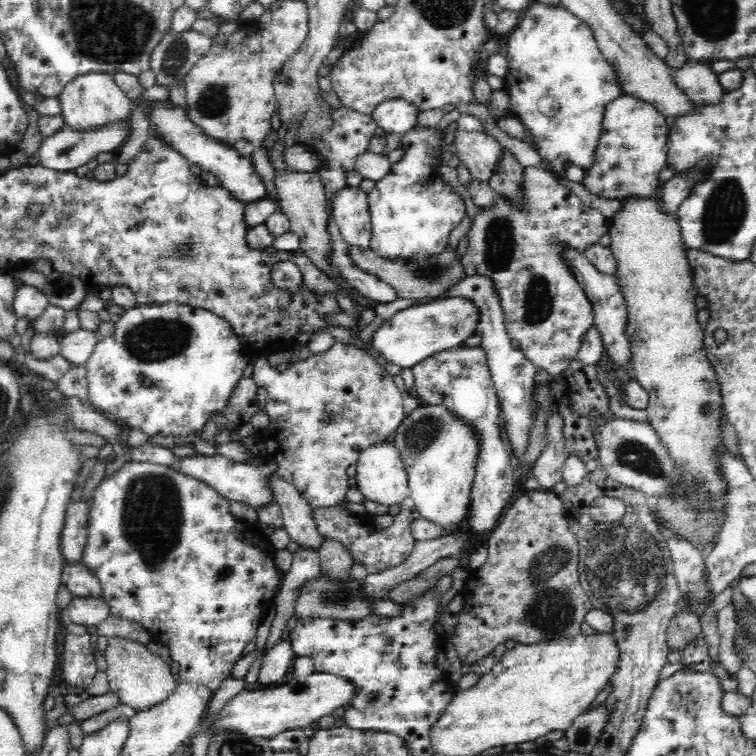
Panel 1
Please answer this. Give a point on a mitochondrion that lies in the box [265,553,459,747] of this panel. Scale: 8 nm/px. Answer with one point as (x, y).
(333, 598)

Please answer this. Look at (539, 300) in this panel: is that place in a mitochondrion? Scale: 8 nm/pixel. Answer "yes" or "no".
yes

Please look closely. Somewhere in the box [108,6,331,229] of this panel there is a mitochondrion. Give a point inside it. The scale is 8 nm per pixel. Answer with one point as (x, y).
(176, 53)

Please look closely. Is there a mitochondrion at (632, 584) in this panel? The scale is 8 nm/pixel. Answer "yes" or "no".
yes

